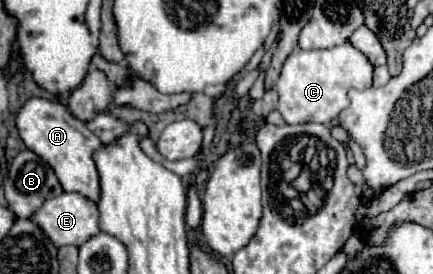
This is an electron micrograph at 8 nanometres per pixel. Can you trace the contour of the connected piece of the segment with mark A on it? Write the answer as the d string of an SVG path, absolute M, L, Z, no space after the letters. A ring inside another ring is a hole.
M30 98L18 112L16 126L24 144L50 164L64 192L78 192L84 198L98 202L100 176L94 164L94 152L102 148L102 142L86 128L84 122L76 120L64 104L50 102L44 98Z

